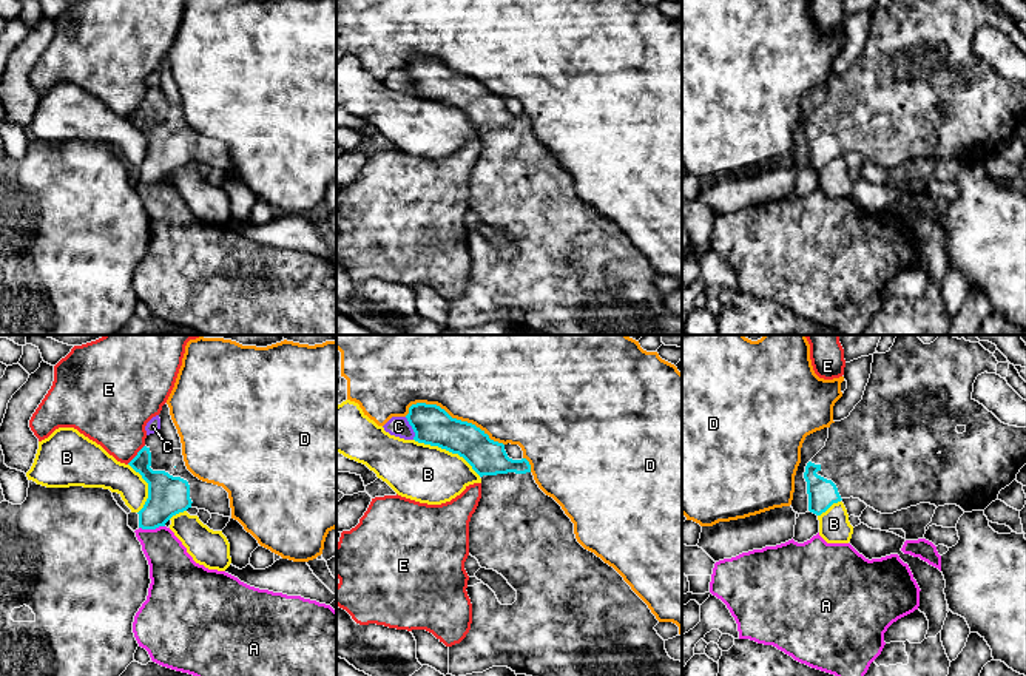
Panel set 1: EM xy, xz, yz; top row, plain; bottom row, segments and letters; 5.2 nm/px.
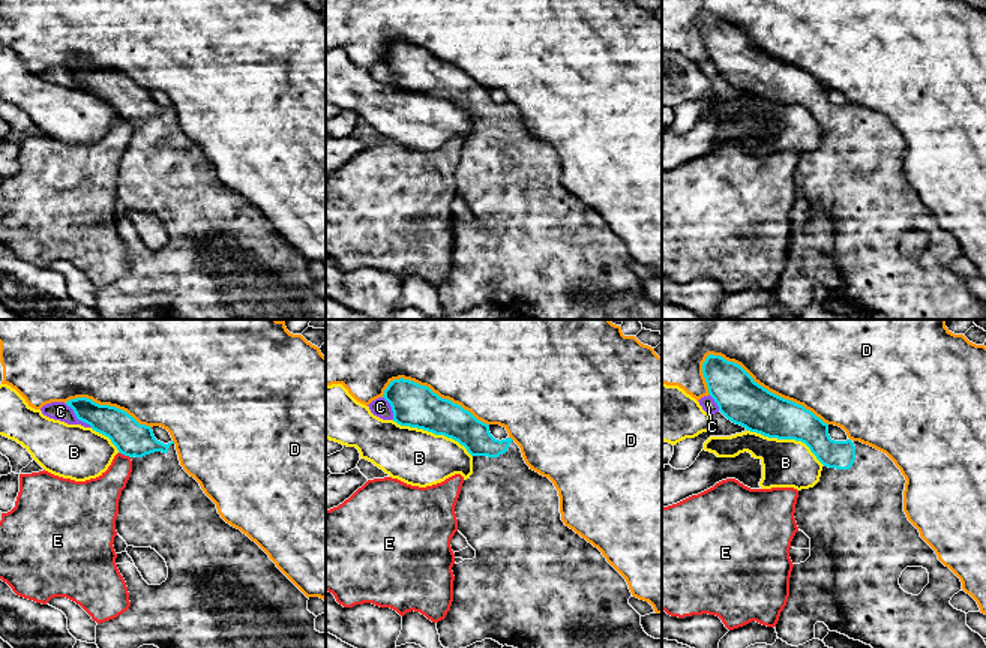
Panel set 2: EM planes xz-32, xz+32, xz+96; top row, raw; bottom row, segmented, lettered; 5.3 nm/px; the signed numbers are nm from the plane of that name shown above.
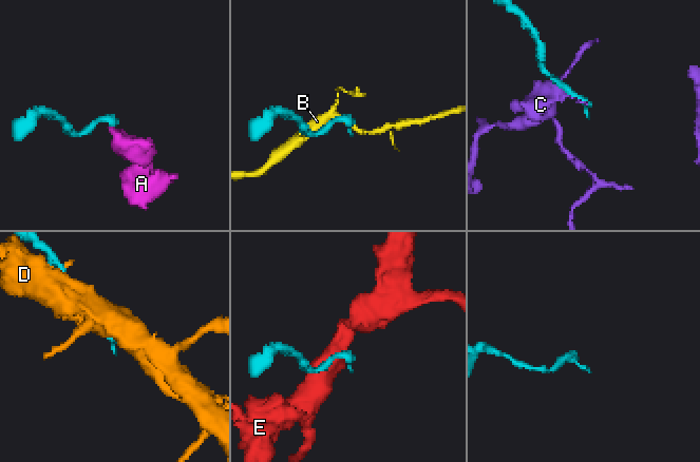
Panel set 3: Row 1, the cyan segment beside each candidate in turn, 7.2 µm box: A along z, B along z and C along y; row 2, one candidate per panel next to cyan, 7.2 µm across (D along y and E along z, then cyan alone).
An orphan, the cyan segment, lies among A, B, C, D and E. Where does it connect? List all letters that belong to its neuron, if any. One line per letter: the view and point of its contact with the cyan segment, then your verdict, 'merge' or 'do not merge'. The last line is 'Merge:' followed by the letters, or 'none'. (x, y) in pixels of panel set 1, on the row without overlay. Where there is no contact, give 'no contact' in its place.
A: meets cyan in xy at (151, 182); do not merge
B: meets cyan in xz at (448, 104); do not merge
C: meets cyan in xz at (412, 82); do not merge
D: meets cyan in xz at (451, 71); do not merge
E: meets cyan in xy at (138, 108); do not merge
Merge: none

